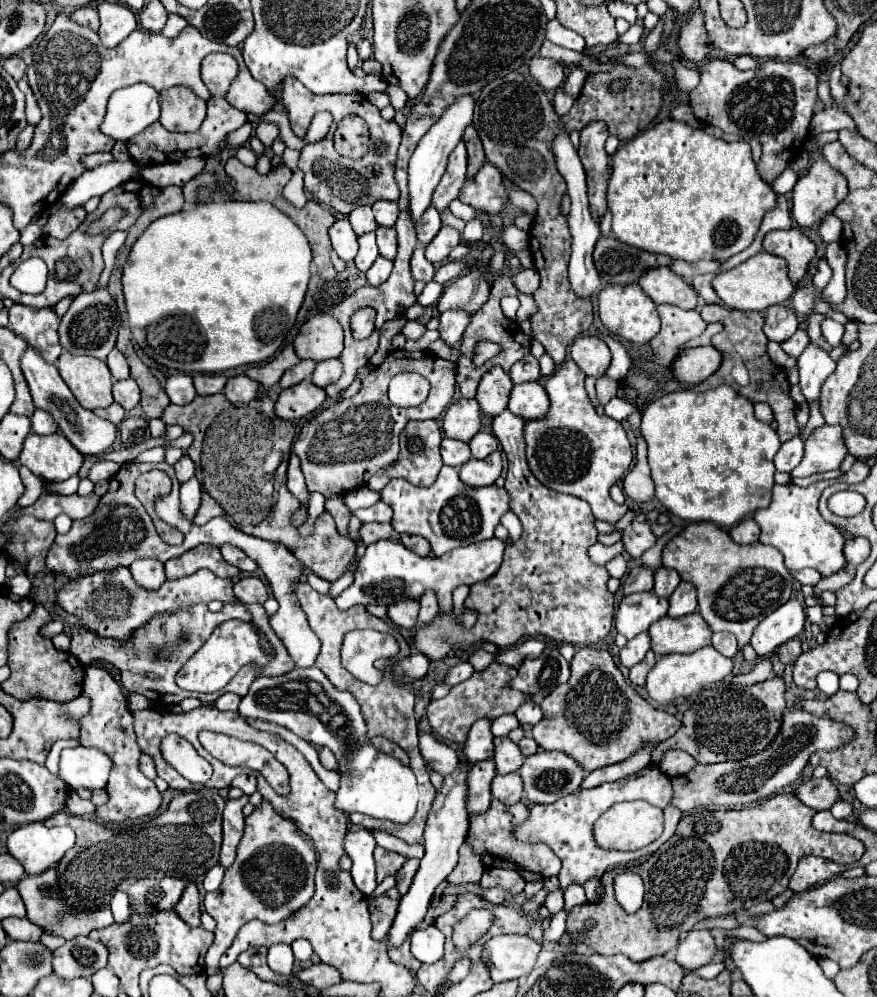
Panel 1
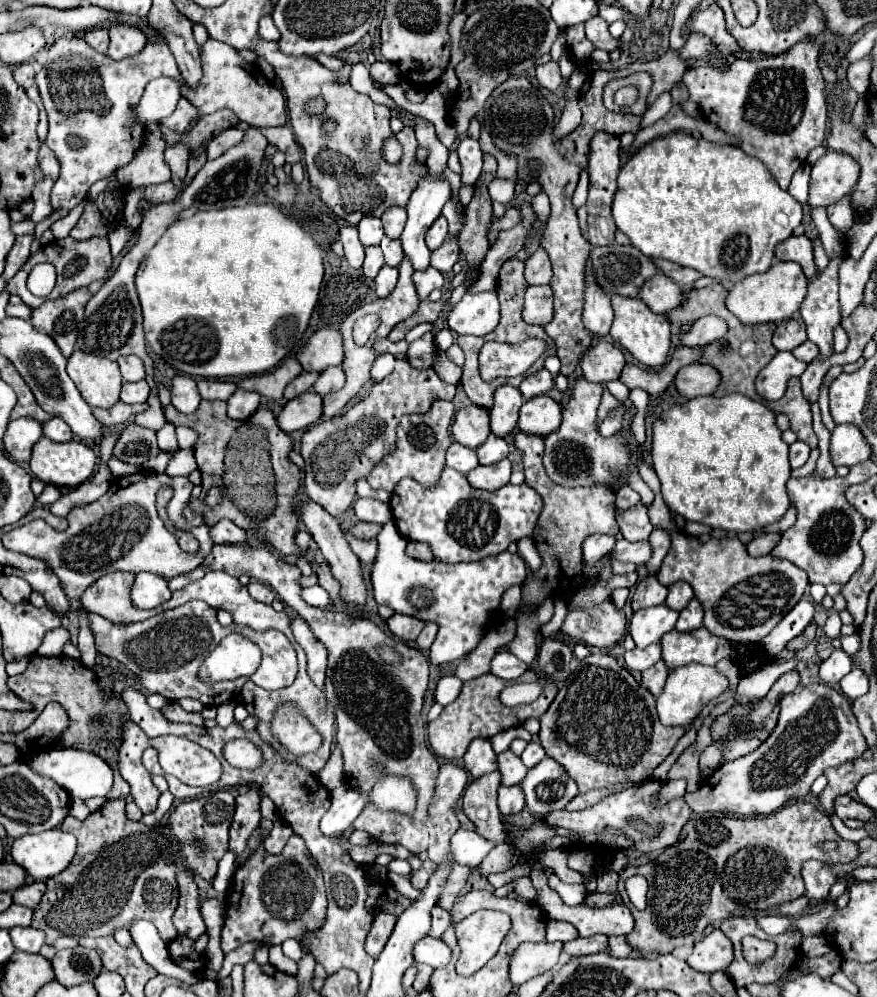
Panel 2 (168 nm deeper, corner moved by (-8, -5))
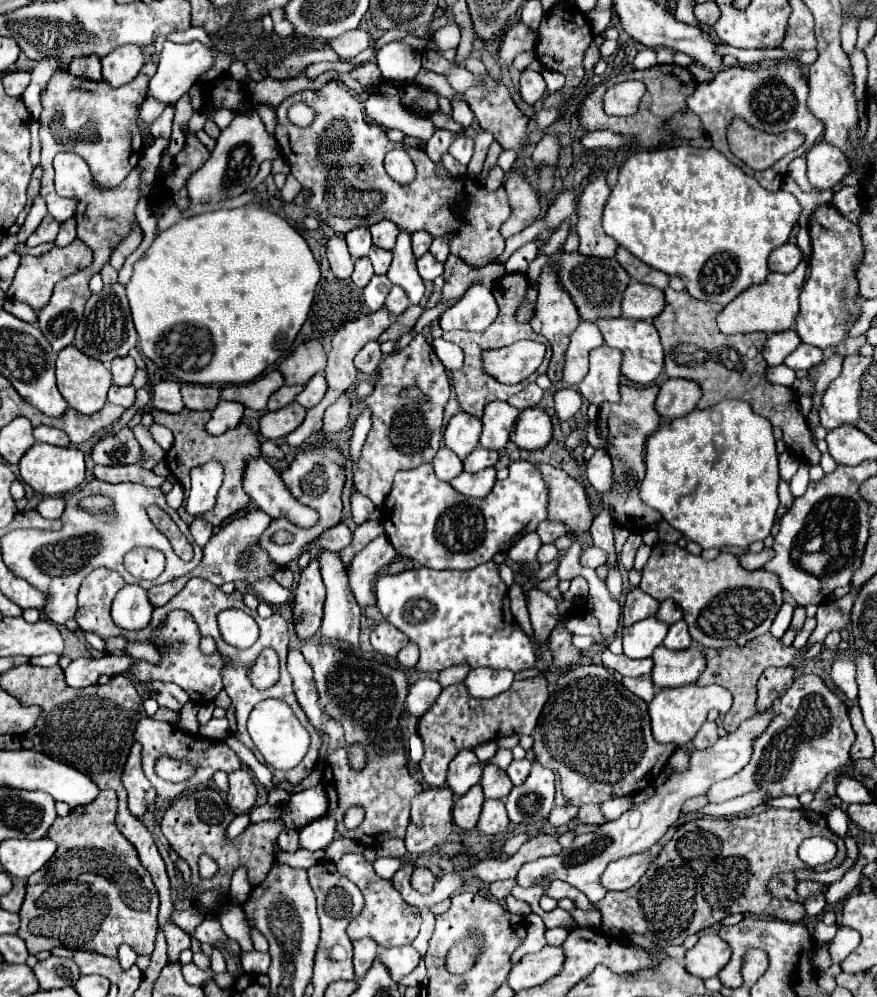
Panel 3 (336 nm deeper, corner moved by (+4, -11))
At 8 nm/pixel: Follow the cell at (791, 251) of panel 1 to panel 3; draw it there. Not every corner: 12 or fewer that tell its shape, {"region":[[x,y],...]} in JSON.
{"region":[[782,244],[772,250],[768,268],[792,272],[802,260],[796,244]]}

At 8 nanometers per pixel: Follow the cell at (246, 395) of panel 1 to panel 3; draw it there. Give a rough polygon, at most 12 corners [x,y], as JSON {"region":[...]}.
{"region":[[220,400],[206,430],[224,434],[242,420],[240,402]]}

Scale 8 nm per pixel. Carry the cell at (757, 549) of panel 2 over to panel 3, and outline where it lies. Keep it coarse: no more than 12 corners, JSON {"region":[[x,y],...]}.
{"region":[[764,548],[758,554],[742,554],[746,570],[762,568],[772,554]]}

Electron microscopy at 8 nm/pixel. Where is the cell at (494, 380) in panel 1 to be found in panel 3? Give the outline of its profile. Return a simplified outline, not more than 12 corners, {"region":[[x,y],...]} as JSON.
{"region":[[508,402],[484,408],[480,446],[502,450],[518,418]]}

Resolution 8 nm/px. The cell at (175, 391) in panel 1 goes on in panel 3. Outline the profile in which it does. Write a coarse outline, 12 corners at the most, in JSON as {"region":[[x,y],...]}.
{"region":[[174,380],[154,386],[150,404],[156,410],[184,410],[180,384]]}

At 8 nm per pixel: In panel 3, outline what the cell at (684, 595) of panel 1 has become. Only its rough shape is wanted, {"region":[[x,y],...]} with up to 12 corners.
{"region":[[684,620],[670,626],[664,646],[684,650],[692,638]]}

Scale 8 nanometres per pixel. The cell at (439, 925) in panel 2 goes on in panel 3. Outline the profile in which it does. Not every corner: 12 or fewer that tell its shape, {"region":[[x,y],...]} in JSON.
{"region":[[358,852],[336,868],[354,882],[362,912],[348,936],[374,938],[382,948],[410,944],[420,914],[400,904],[390,880]]}

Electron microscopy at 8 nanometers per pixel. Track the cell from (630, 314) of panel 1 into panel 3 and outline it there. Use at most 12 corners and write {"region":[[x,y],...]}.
{"region":[[600,318],[610,348],[622,350],[622,374],[648,386],[664,366],[650,322]]}

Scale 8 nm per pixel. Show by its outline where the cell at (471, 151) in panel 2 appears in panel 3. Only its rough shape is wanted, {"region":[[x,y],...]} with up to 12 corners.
{"region":[[458,138],[448,150],[460,164],[472,158],[472,138]]}

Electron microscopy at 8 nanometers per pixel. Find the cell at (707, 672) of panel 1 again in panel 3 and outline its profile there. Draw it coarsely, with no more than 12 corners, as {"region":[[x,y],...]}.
{"region":[[686,684],[648,704],[658,742],[688,746],[710,710],[728,712],[726,688]]}

